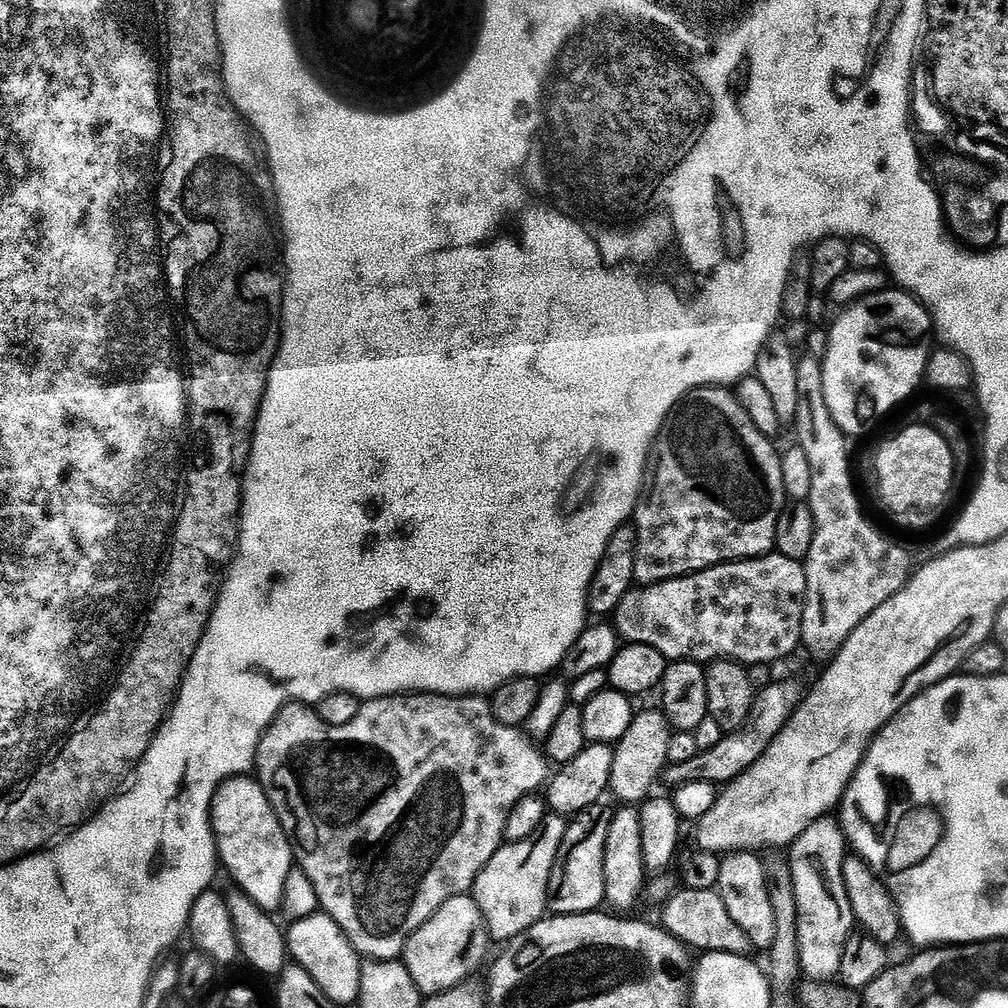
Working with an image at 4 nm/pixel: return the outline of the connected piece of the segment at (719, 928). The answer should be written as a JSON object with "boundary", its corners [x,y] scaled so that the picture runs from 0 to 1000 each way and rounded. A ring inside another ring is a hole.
{"boundary":[[[702,879],[697,881],[684,880],[669,888],[660,899],[657,907],[658,922],[676,933],[682,939],[688,940],[688,938],[694,944],[722,944],[741,948],[745,947],[746,937],[748,940],[747,930],[741,922],[734,920],[728,915],[728,911],[724,910],[724,905],[720,903],[719,896],[716,895],[713,884],[709,882],[704,883],[704,881]]]}

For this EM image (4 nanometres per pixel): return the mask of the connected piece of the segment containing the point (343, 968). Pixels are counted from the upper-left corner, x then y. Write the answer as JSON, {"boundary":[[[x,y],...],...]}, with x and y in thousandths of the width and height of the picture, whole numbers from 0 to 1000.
{"boundary":[[[323,907],[305,909],[293,914],[289,920],[290,925],[288,921],[288,924],[285,926],[286,942],[289,951],[297,959],[302,960],[304,966],[308,966],[308,970],[312,970],[312,974],[315,974],[317,981],[335,998],[341,998],[341,996],[352,997],[357,990],[357,962],[359,952],[353,941],[349,939],[349,936],[345,934],[345,928]]]}

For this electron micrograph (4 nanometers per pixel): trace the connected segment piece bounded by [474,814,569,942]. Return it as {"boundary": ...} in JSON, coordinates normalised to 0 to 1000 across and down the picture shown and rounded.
{"boundary":[[[556,808],[541,809],[540,813],[524,831],[497,837],[474,867],[470,890],[486,916],[487,932],[508,933],[518,923],[530,919],[544,905],[544,880],[554,845],[562,836],[564,814]]]}

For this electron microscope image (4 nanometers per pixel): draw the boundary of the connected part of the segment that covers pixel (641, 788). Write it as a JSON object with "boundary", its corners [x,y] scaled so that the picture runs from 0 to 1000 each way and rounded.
{"boundary":[[[658,705],[635,706],[628,709],[625,720],[617,732],[610,735],[608,762],[605,768],[603,782],[612,790],[619,800],[635,800],[648,789],[647,781],[654,770],[660,769],[664,761],[661,743],[665,740],[665,732],[669,725]]]}

